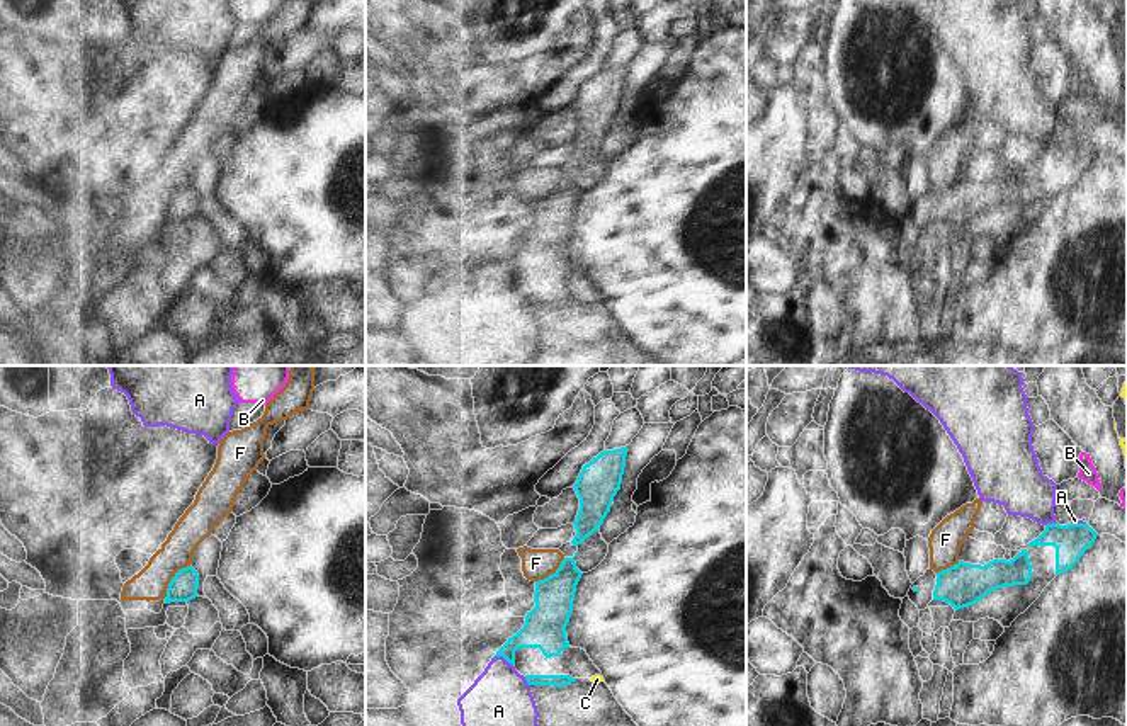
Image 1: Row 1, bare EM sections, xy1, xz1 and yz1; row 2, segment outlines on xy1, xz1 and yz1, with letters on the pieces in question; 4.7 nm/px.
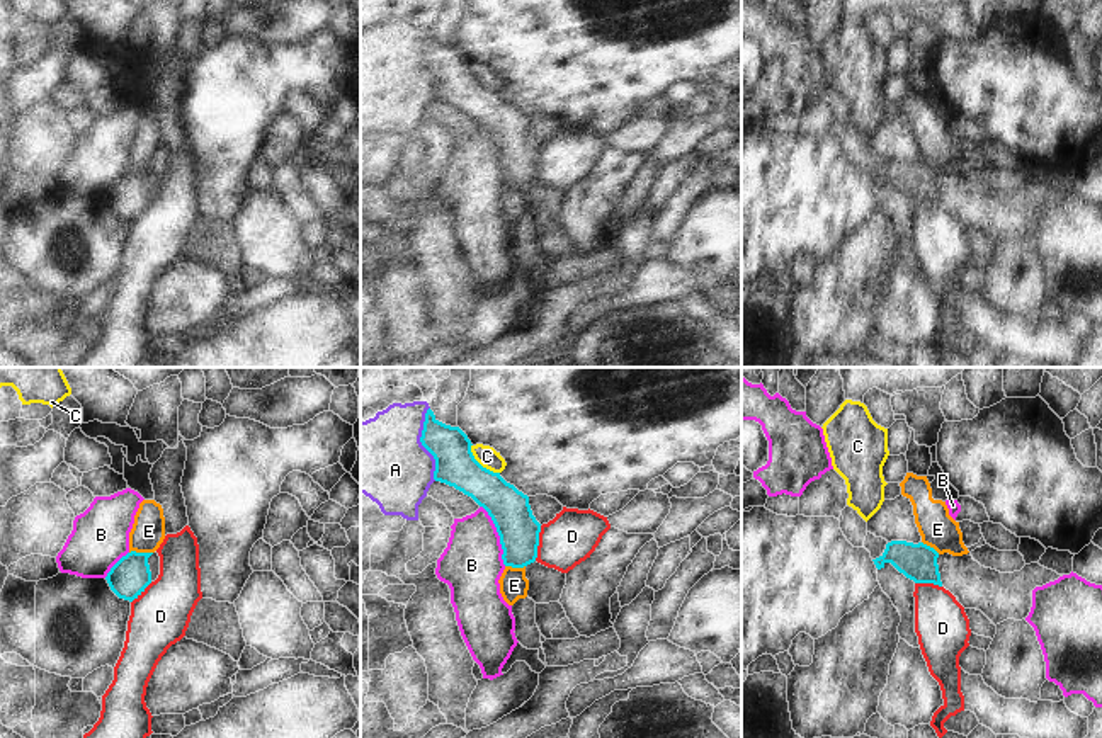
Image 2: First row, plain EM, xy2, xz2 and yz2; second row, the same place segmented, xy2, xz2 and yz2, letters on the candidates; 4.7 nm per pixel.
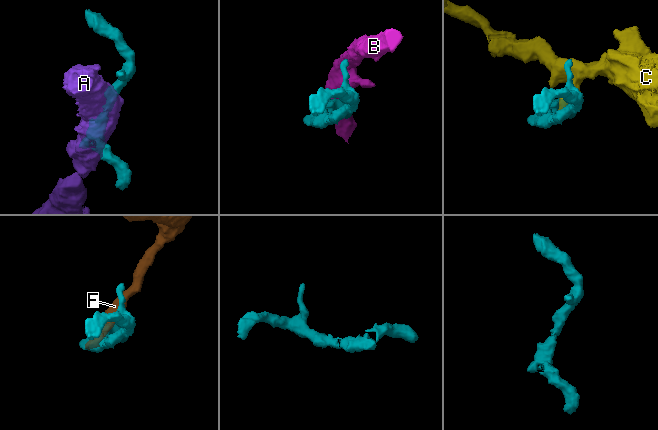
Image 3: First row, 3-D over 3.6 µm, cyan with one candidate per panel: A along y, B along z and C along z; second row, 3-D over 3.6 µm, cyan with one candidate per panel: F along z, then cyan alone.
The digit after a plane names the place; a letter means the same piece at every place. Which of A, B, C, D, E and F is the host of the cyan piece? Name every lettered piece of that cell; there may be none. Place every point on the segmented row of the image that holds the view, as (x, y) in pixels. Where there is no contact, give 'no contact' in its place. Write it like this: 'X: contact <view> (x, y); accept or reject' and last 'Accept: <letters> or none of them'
A: contact xz2 (422, 444); reject
B: contact xz2 (499, 534); reject
C: contact xz2 (478, 463); reject
D: contact xz2 (538, 543); reject
E: contact xy2 (140, 553); reject
F: contact xy1 (172, 578); reject
Accept: none of them

